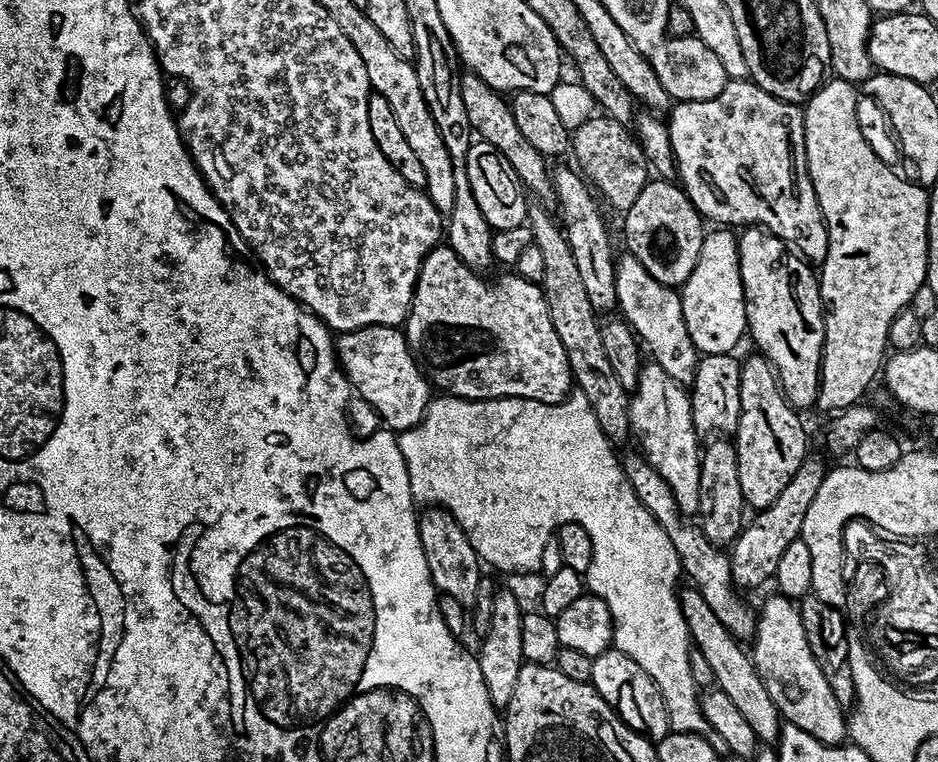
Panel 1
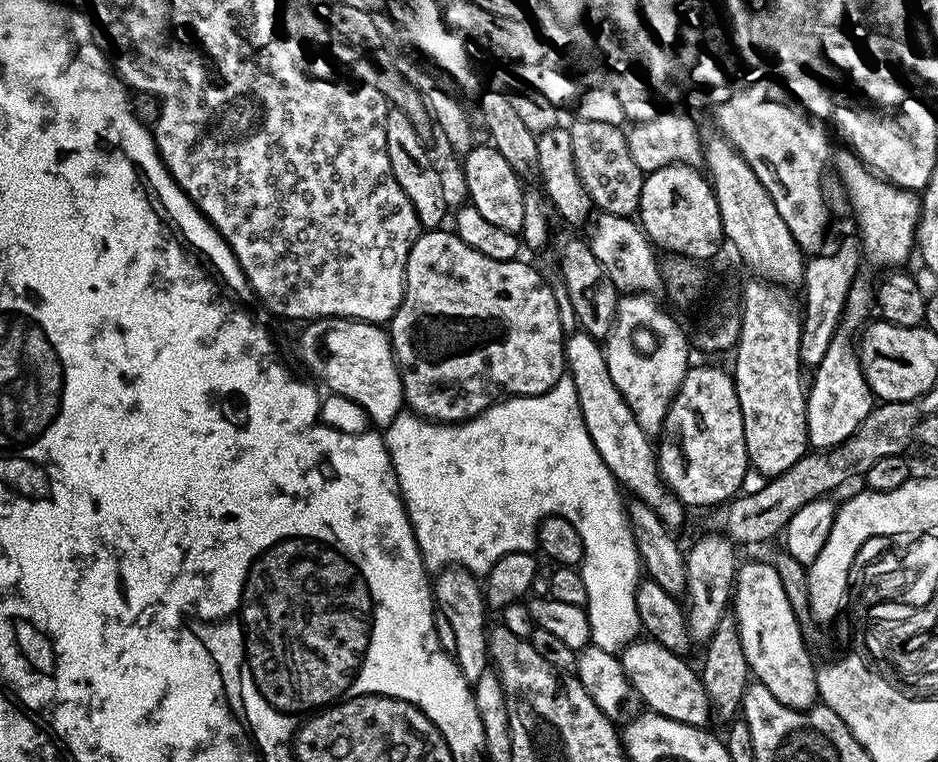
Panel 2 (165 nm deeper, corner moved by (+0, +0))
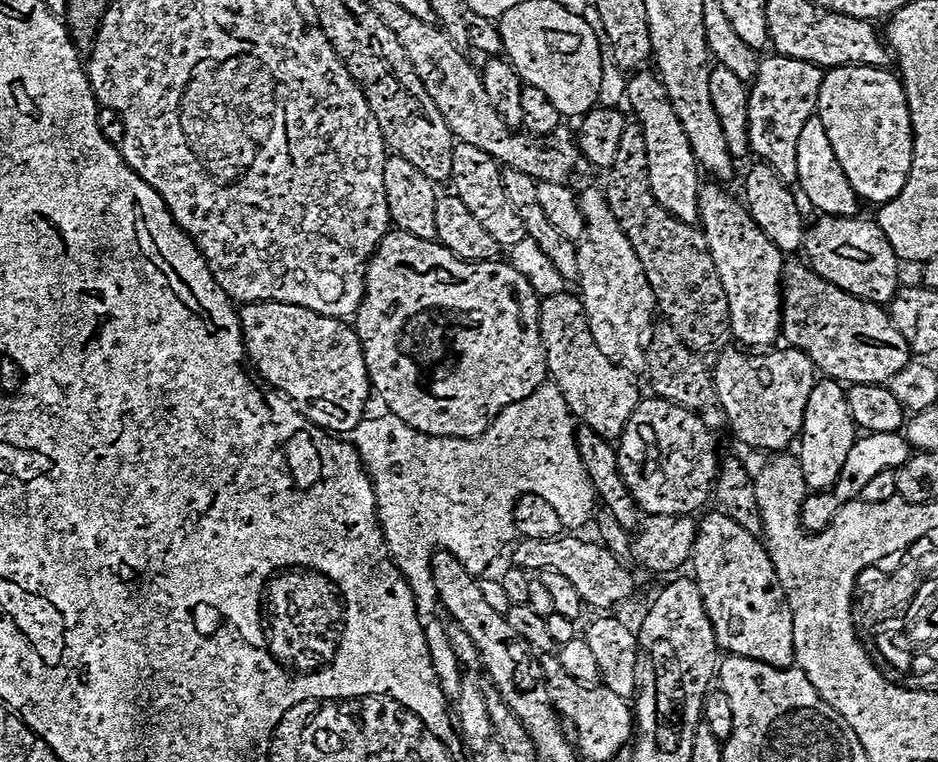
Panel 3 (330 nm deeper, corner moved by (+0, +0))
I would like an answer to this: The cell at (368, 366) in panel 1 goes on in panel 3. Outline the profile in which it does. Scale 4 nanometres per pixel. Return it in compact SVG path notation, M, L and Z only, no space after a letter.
M257 300L245 303L239 313L244 350L247 359L256 363L261 376L259 379L275 391L283 392L295 404L296 409L317 428L323 428L333 434L351 434L358 422L364 419L368 392L370 396L367 364L355 327L347 319L318 314L306 306L290 302Z

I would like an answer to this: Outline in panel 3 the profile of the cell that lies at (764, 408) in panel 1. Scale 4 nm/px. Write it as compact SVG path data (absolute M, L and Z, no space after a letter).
M705 183L700 190L699 221L702 223L706 242L710 246L714 266L718 266L718 278L722 278L722 286L726 290L726 298L730 306L731 339L748 350L768 347L771 349L773 347L771 344L776 339L779 341L782 336L782 281L786 276L786 264L784 268L786 256L757 226L747 207L737 197L736 200L726 189L719 188L716 184Z

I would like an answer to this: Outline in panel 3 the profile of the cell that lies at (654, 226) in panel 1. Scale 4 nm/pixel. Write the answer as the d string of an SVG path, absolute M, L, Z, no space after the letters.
M636 70L628 80L628 96L632 99L632 108L644 126L642 147L648 157L648 173L654 198L670 214L682 222L696 224L700 219L700 190L702 187L701 169L696 163L696 155L686 138L686 130L674 110L664 82L655 71Z

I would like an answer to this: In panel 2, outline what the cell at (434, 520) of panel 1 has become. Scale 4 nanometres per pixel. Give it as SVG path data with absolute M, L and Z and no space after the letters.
M449 566L435 573L431 585L435 611L446 614L446 622L450 622L450 630L454 630L454 659L460 673L469 682L475 682L490 666L488 631L484 624L486 605L481 581L465 568Z

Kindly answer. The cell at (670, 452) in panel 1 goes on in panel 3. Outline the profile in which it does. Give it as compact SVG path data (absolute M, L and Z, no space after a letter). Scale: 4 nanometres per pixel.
M588 188L584 193L579 193L578 199L588 236L588 241L581 243L578 248L578 292L584 301L588 325L592 328L592 337L602 354L609 356L615 364L632 366L640 356L640 344L649 343L648 323L652 320L652 312L654 316L657 311L656 295L642 270L642 262L634 246L630 246L630 238L626 238L622 226L618 226L614 214L608 208L605 189Z

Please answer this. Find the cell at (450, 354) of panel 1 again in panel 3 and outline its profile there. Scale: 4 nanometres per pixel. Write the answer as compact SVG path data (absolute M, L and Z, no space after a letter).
M389 230L380 240L380 245L372 253L368 267L364 273L364 297L360 307L354 313L354 327L360 345L364 351L367 364L368 379L371 387L384 399L389 413L402 422L414 426L414 430L425 432L431 436L453 436L454 438L470 438L481 436L498 418L498 414L506 406L534 394L534 390L545 383L548 371L548 355L544 352L544 339L540 333L541 297L536 297L536 288L512 264L503 264L503 259L495 260L463 260L456 256L439 240L423 240L414 238L414 234L399 230Z

